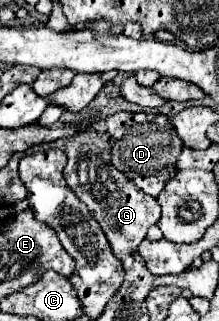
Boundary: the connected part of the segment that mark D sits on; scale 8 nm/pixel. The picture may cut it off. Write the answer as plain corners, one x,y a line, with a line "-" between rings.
118,111
106,117
106,129
112,137
112,163
144,193
158,197
166,181
176,173
176,157
182,151
170,119
160,113
126,113

